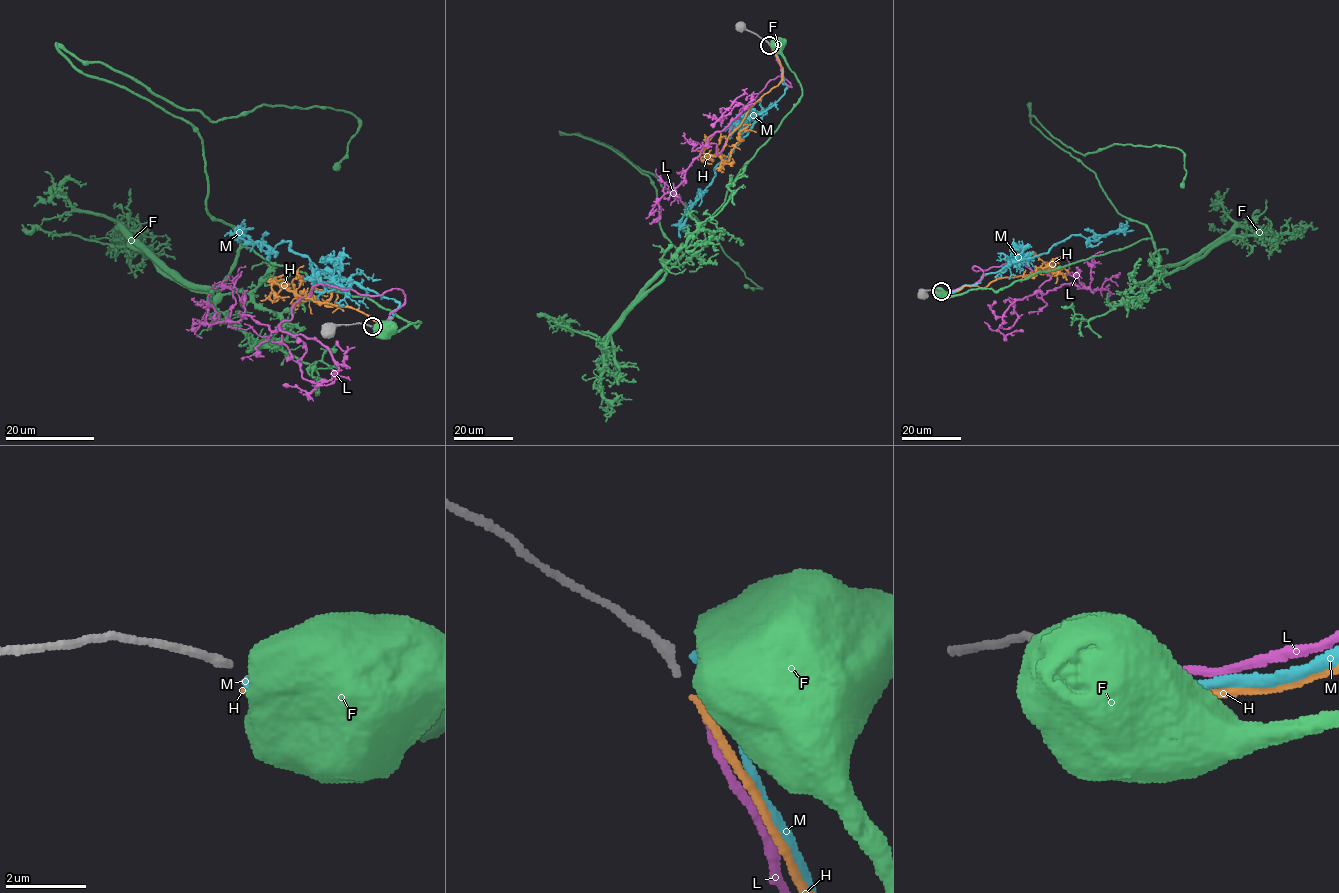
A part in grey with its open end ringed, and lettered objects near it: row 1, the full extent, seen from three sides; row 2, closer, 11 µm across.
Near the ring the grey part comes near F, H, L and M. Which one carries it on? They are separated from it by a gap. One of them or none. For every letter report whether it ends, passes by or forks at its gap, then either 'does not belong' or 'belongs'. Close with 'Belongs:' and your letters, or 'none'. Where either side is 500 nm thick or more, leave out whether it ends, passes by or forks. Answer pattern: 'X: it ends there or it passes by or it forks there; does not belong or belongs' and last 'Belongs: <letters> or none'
F: does not belong
H: it ends there; does not belong
L: it ends there; belongs
M: it ends there; does not belong
Belongs: L

